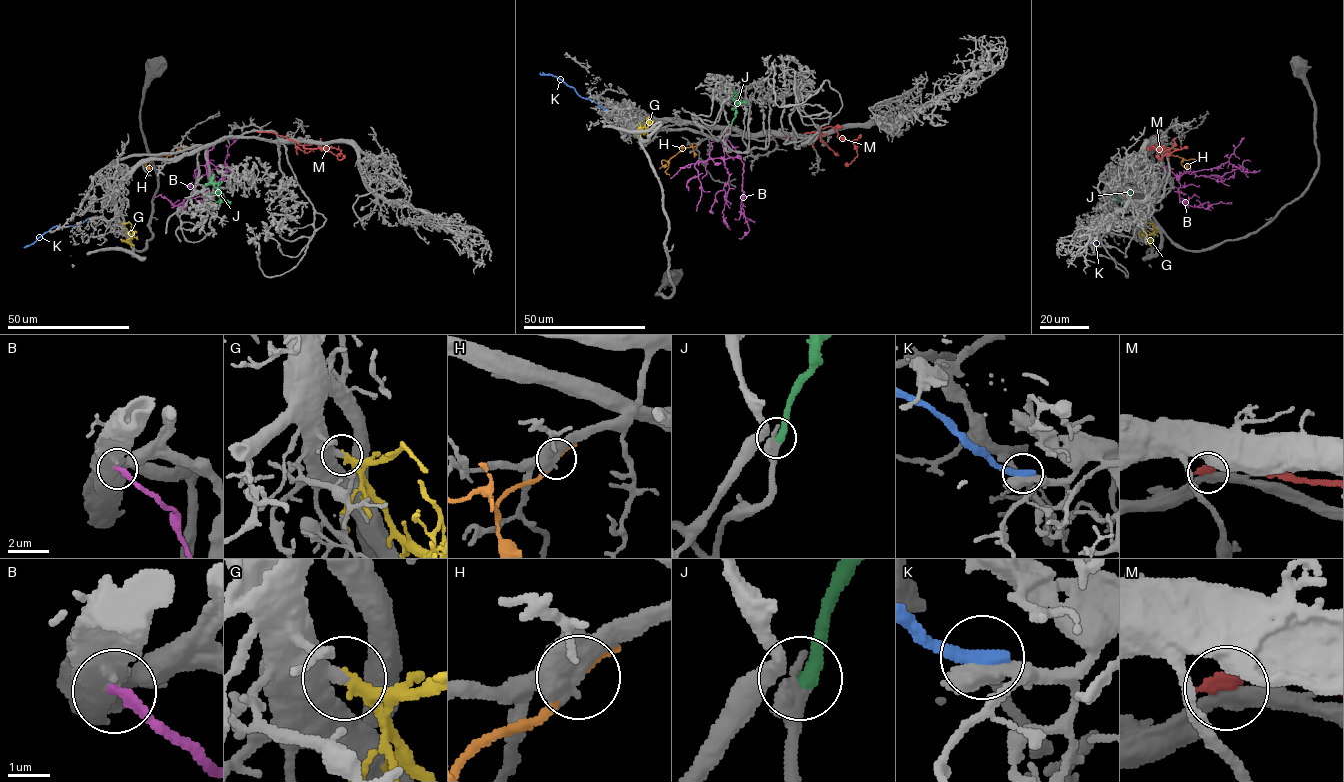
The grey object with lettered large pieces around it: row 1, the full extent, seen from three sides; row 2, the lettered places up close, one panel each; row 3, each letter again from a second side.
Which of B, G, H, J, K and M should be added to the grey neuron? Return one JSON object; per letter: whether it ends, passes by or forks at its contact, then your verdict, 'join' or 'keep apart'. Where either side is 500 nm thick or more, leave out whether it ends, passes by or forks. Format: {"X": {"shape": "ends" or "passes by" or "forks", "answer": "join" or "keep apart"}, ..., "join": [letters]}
{"B": {"answer": "keep apart"}, "G": {"answer": "join"}, "H": {"answer": "keep apart"}, "J": {"shape": "ends", "answer": "join"}, "K": {"answer": "keep apart"}, "M": {"shape": "ends", "answer": "keep apart"}, "join": ["G", "J"]}

